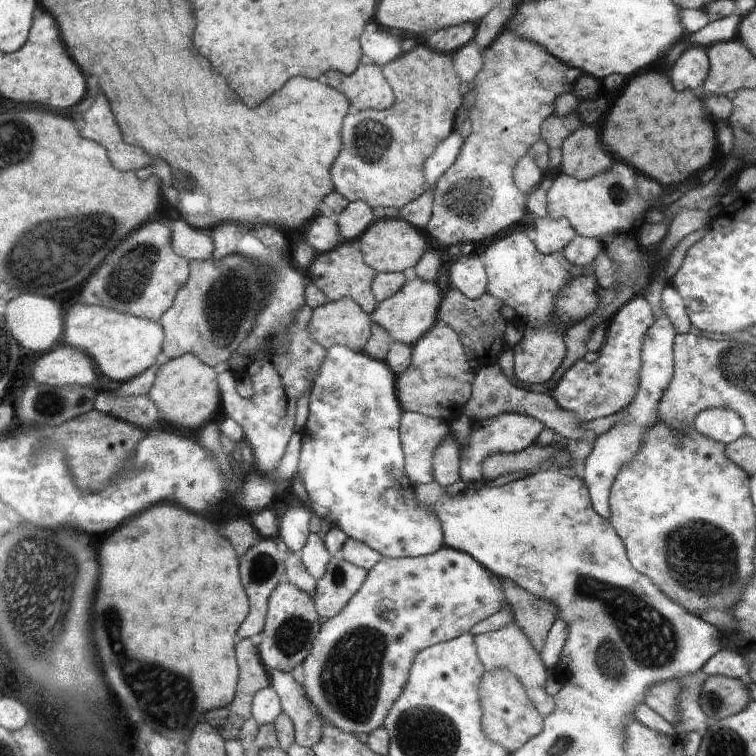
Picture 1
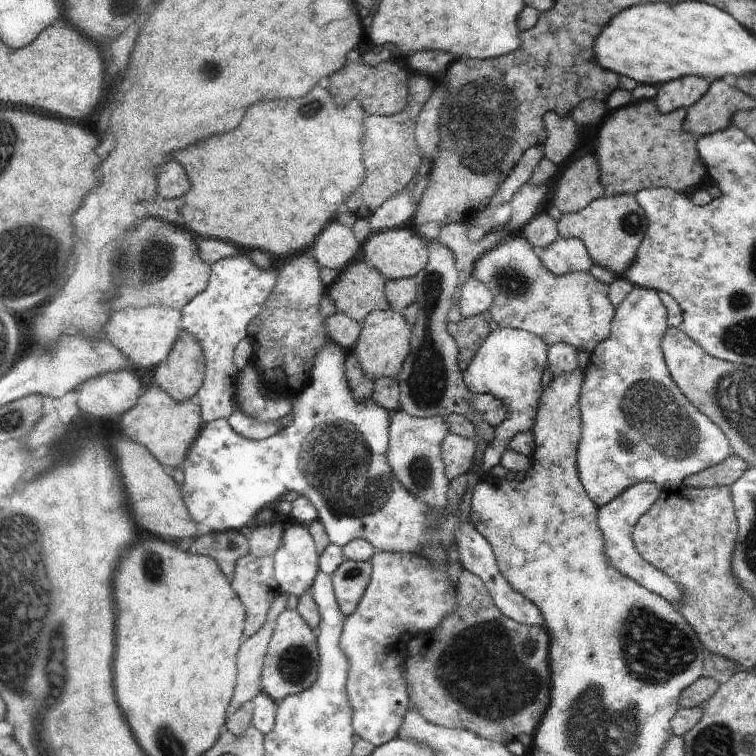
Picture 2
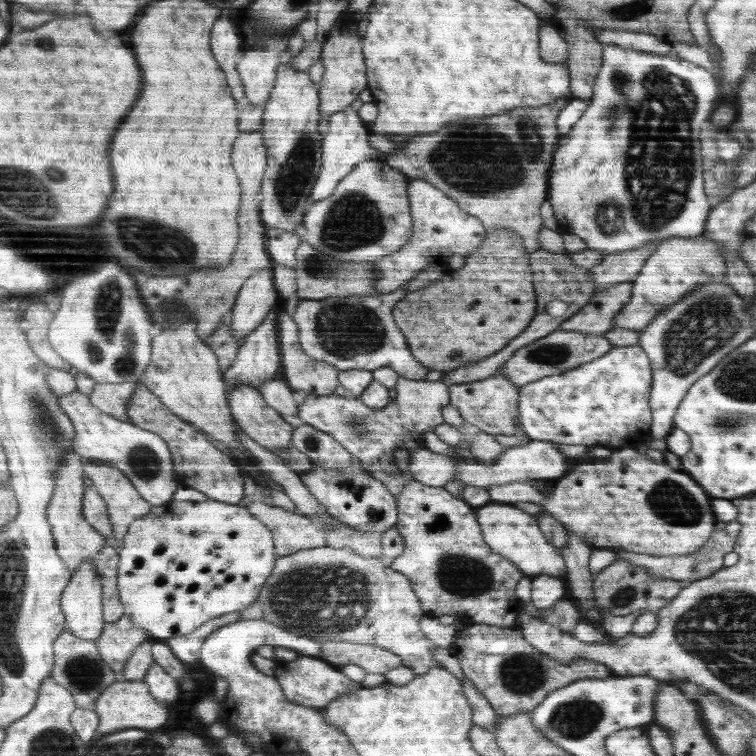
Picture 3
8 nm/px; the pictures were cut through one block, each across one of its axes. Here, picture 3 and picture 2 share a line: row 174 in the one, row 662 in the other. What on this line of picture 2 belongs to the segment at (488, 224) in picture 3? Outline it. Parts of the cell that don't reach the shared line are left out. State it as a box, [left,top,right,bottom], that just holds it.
[404,569,551,742]

